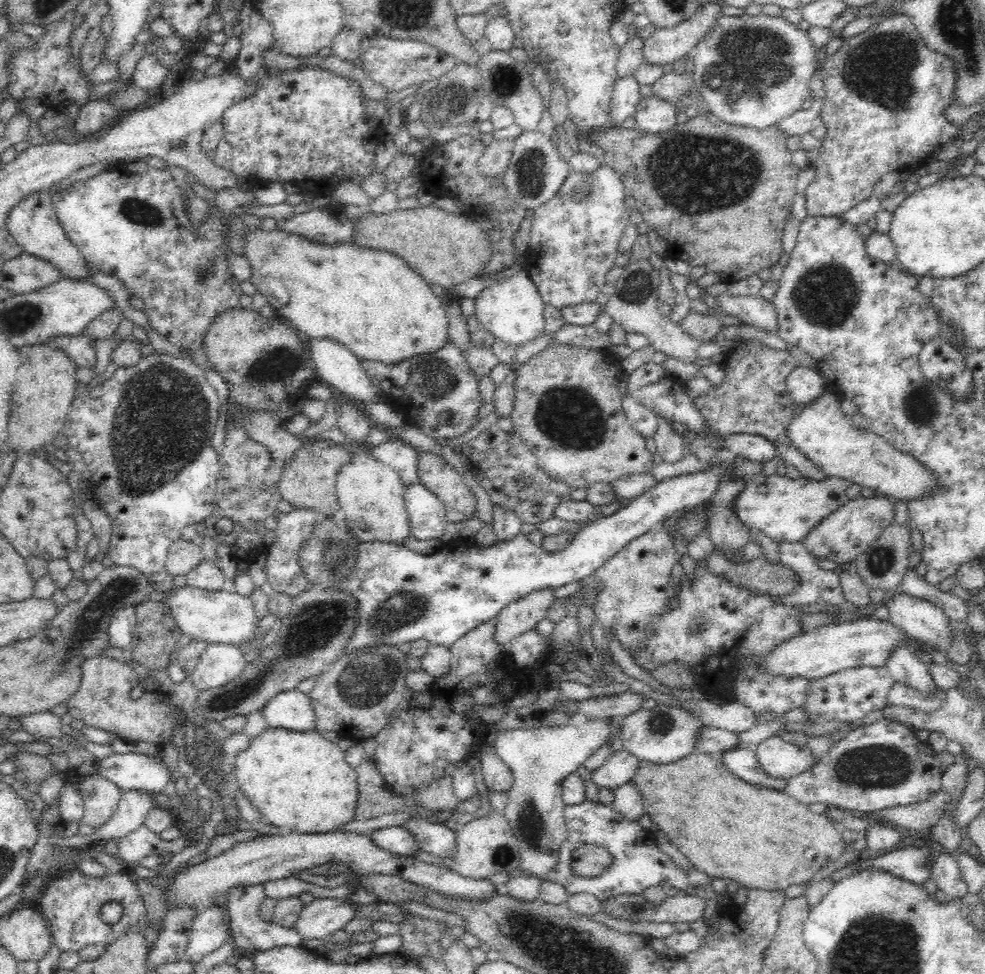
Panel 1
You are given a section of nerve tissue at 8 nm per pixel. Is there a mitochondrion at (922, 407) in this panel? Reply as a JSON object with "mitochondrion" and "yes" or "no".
{"mitochondrion":"yes"}

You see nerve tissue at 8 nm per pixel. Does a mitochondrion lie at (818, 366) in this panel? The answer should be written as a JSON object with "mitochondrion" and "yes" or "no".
{"mitochondrion":"no"}

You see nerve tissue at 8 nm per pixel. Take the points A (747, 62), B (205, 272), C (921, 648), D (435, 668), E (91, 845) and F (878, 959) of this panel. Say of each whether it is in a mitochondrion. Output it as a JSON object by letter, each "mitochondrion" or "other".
{"A":"mitochondrion","B":"mitochondrion","C":"other","D":"other","E":"mitochondrion","F":"mitochondrion"}

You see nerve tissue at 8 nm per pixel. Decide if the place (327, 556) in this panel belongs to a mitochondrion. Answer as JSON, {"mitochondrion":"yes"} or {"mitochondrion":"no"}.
{"mitochondrion":"yes"}

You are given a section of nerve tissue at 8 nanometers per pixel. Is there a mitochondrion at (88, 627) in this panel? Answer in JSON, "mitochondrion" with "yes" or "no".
{"mitochondrion":"yes"}

